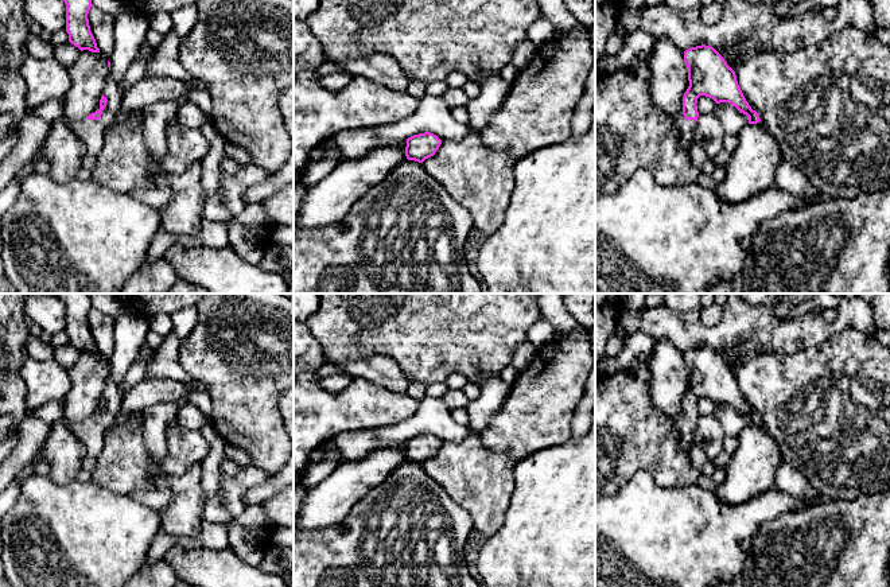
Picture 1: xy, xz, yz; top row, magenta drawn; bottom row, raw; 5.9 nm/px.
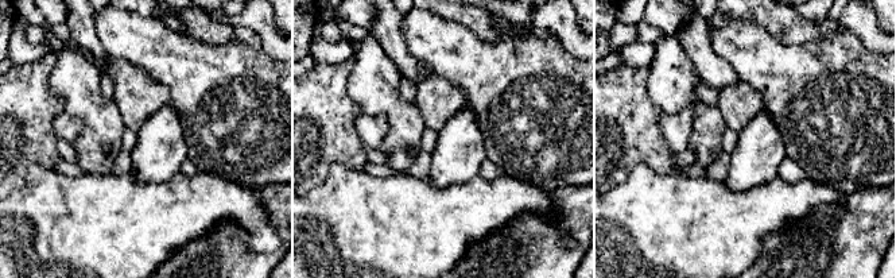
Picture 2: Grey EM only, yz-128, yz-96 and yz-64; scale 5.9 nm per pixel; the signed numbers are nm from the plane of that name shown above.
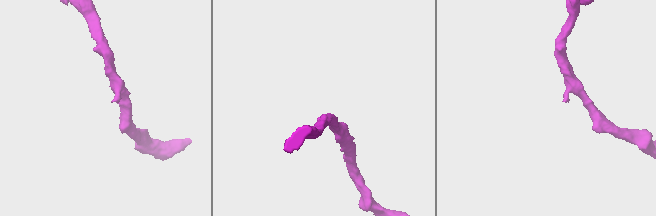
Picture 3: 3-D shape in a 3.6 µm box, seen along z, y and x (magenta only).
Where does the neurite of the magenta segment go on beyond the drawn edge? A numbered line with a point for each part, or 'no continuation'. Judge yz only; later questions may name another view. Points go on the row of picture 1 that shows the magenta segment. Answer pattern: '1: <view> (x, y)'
1: yz (686, 128)

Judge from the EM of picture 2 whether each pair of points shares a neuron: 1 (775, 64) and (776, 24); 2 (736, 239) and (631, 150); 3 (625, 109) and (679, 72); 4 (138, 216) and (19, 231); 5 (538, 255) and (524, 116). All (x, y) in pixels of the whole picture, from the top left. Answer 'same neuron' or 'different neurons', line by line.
1: different neurons
2: different neurons
3: different neurons
4: same neuron
5: different neurons

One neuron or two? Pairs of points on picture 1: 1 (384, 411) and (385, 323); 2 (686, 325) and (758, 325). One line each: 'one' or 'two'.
1: two
2: one

